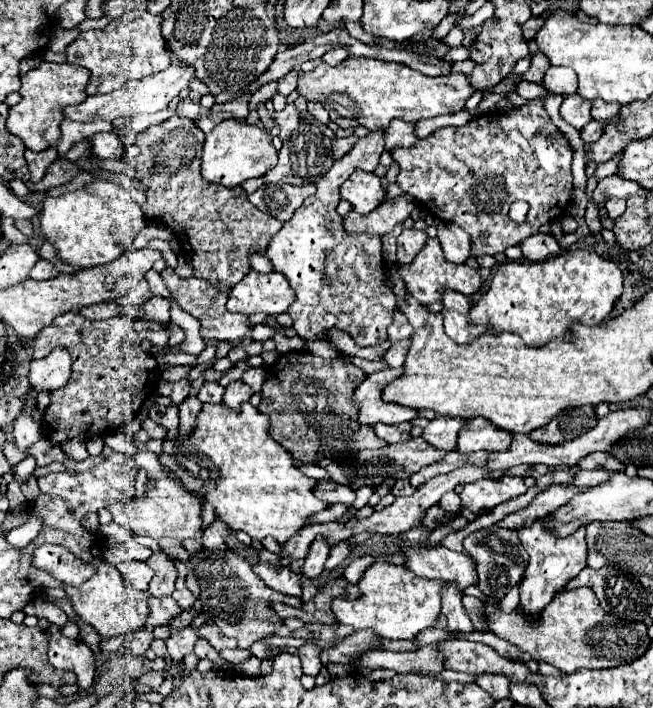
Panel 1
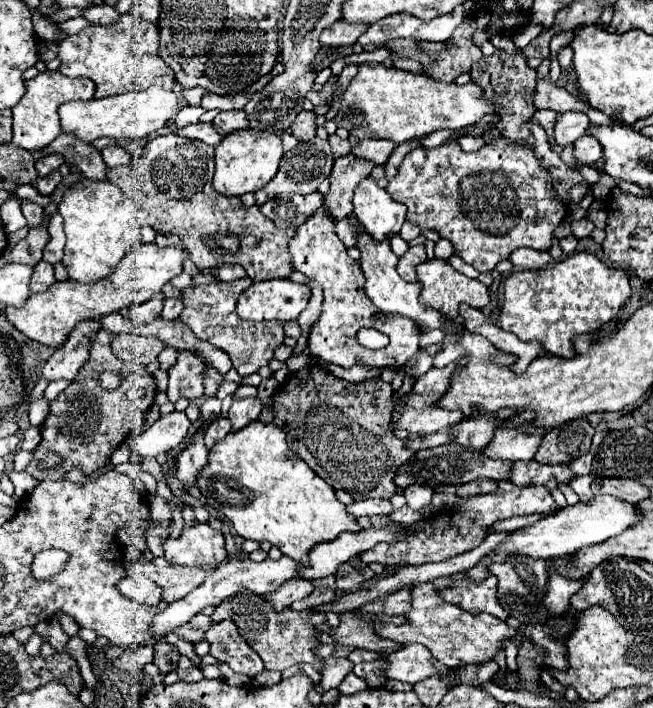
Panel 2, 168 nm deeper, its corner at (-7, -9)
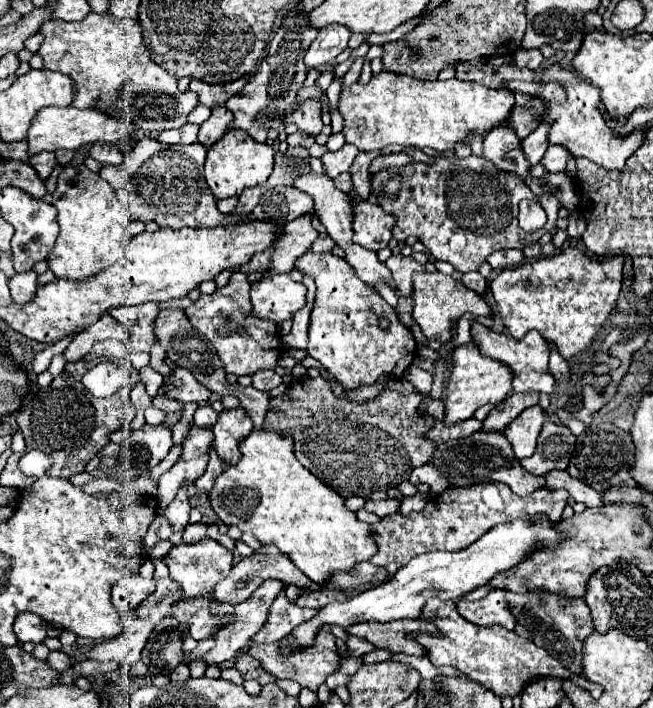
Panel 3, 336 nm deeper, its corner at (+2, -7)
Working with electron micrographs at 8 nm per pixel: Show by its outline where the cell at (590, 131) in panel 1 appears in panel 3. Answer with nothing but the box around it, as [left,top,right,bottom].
[540,145,570,173]

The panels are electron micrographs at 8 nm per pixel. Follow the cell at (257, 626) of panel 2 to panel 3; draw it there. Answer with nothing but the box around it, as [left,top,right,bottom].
[250,627,340,691]

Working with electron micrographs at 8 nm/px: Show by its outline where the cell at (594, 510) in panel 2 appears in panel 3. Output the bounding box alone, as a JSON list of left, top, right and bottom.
[278,517,560,657]

